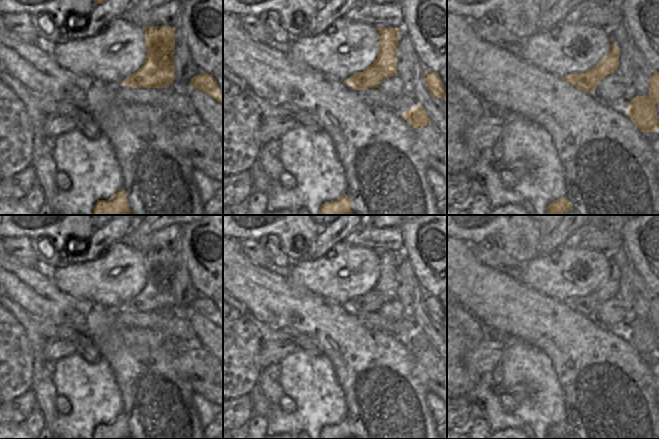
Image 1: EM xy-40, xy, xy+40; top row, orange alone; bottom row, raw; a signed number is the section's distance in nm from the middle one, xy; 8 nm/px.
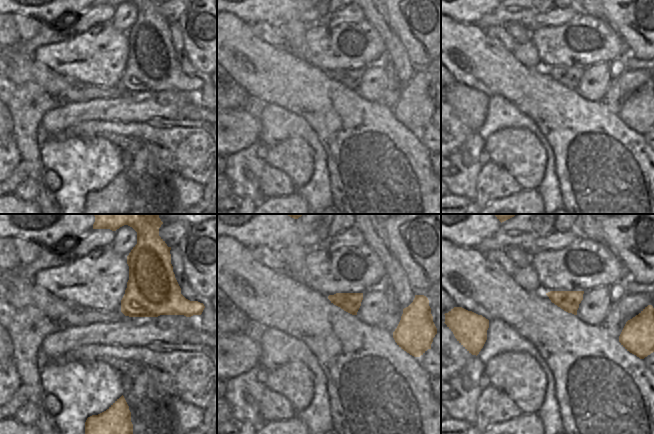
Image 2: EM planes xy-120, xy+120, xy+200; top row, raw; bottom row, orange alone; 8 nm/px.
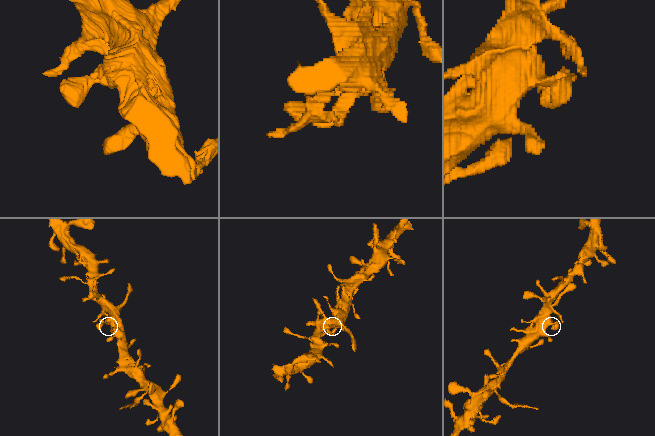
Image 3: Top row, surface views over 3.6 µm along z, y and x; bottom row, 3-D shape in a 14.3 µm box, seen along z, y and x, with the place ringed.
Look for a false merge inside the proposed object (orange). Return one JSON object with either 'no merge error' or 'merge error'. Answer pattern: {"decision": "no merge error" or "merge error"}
{"decision": "no merge error"}

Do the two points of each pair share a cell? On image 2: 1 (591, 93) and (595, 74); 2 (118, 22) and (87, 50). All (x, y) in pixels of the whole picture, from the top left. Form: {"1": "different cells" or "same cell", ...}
{"1": "same cell", "2": "different cells"}

